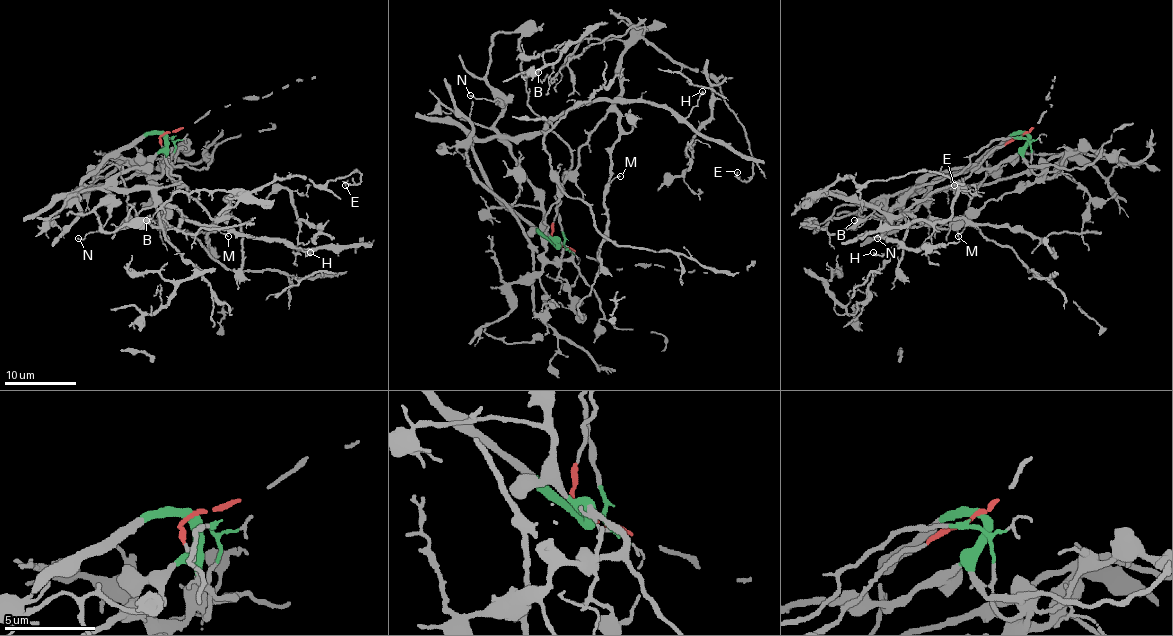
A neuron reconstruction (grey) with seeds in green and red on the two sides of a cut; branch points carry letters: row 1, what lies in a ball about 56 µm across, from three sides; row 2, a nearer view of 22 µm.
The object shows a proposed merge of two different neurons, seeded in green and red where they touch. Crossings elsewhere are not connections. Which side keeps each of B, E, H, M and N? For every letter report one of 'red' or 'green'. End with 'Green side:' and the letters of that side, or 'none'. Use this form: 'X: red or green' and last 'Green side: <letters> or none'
B: red
E: red
H: green
M: red
N: green
Green side: H, N

